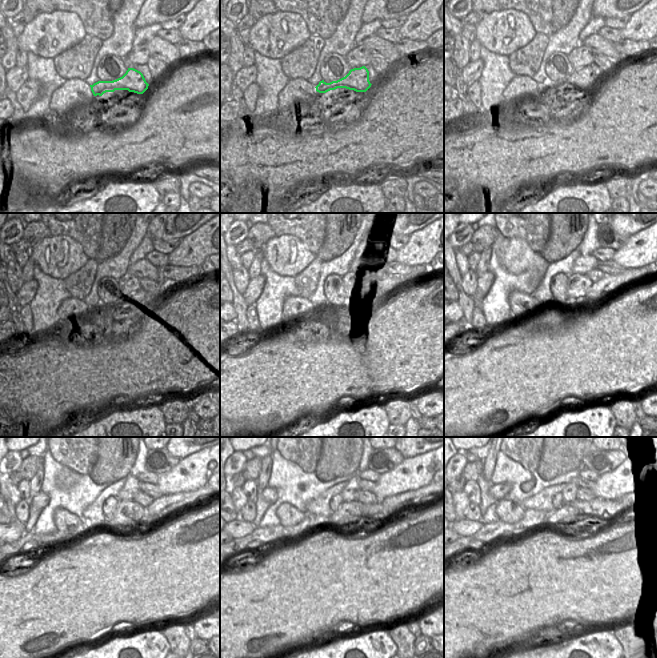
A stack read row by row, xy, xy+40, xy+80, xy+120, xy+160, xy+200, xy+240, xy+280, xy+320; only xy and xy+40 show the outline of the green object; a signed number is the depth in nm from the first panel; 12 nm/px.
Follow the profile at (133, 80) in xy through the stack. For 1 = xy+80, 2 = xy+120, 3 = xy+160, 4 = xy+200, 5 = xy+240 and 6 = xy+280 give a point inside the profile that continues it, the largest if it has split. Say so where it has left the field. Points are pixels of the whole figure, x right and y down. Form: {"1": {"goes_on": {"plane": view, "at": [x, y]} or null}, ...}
{"1": {"goes_on": {"plane": "xy+80", "at": [584, 78]}}, "2": {"goes_on": {"plane": "xy+120", "at": [139, 299]}}, "3": {"goes_on": {"plane": "xy+160", "at": [387, 284]}}, "4": {"goes_on": {"plane": "xy+200", "at": [609, 284]}}, "5": {"goes_on": {"plane": "xy+240", "at": [167, 504]}}, "6": {"goes_on": {"plane": "xy+280", "at": [390, 503]}}}

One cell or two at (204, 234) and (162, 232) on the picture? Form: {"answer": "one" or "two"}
{"answer": "two"}

